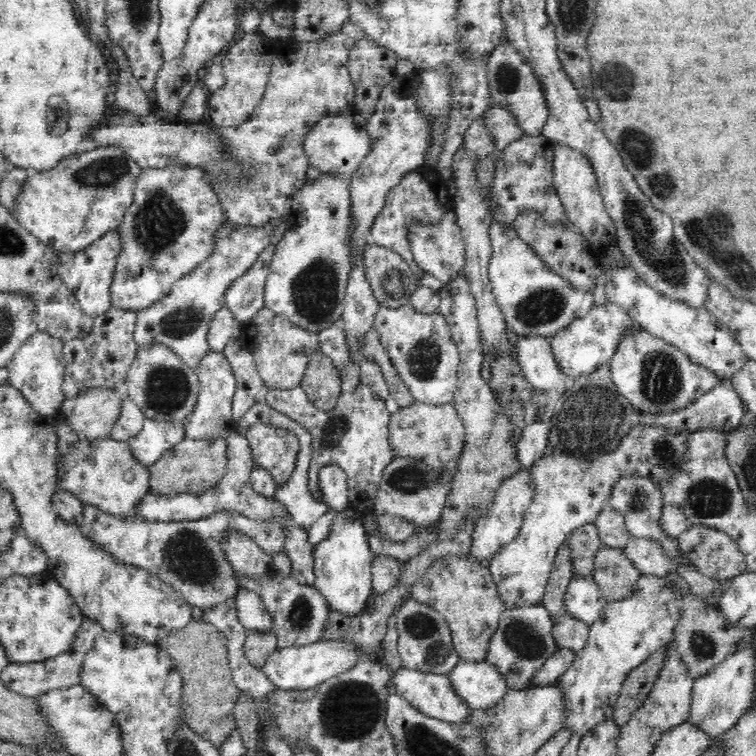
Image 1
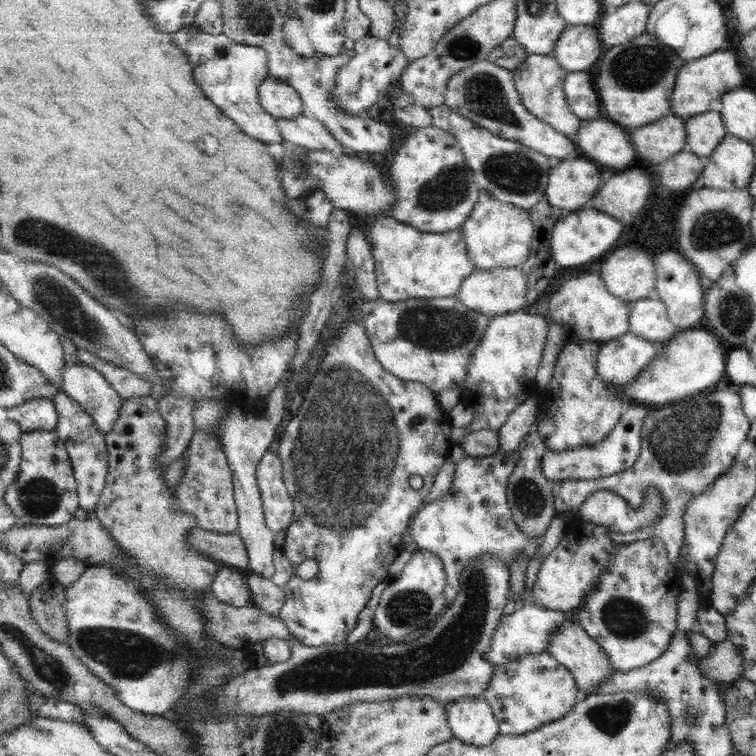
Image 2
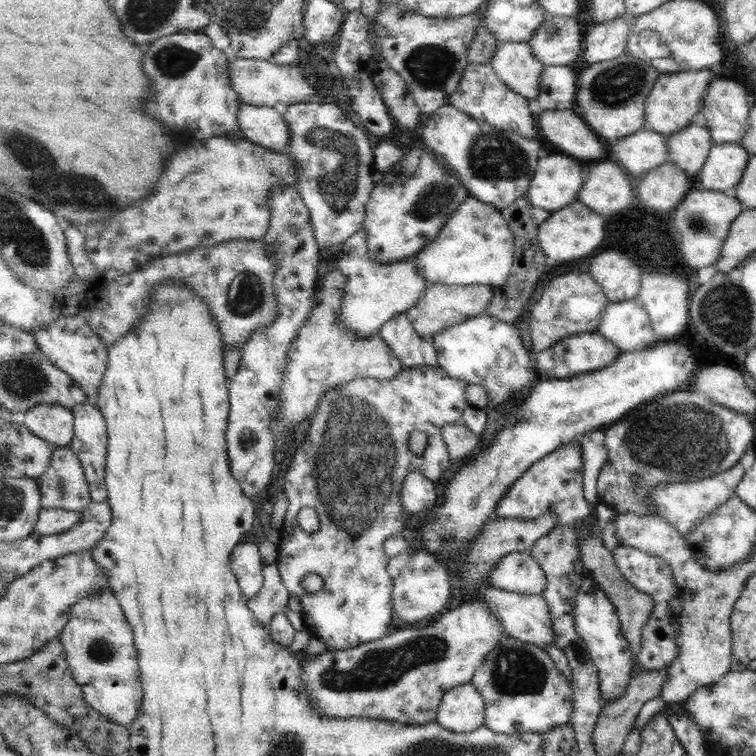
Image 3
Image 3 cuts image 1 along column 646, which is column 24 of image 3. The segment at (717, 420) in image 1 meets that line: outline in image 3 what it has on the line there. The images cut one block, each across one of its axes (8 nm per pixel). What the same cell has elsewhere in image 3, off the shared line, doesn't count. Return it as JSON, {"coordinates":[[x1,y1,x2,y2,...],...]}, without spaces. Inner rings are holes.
{"coordinates":[[46,404,28,410,24,425,51,445,61,447,69,446,75,436,74,420,74,412,69,407]]}

